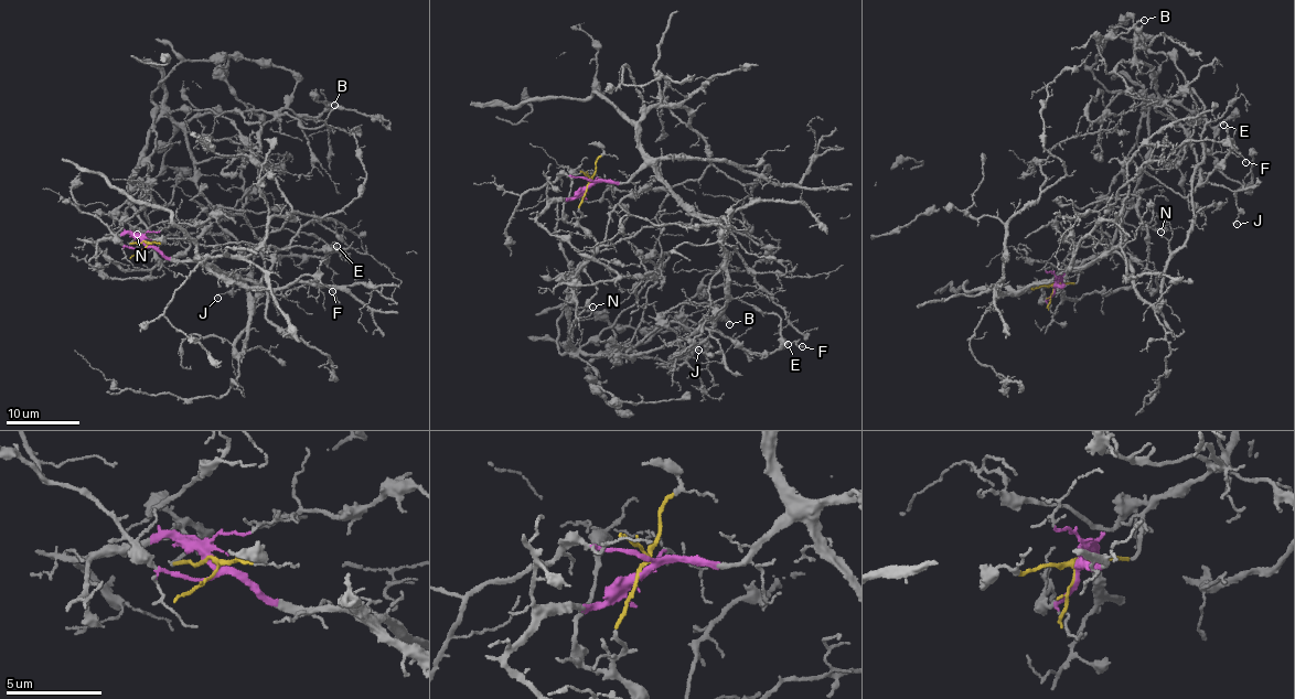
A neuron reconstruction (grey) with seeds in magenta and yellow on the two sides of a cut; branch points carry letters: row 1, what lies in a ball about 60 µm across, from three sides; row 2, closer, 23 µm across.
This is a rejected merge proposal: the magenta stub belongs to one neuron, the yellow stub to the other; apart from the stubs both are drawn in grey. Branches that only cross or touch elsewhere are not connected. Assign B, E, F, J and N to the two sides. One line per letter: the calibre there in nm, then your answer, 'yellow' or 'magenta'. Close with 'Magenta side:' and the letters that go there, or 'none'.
B: 170 nm thick; yellow
E: 150 nm thick; yellow
F: 90 nm thick; yellow
J: 150 nm thick; yellow
N: 110 nm thick; yellow
Magenta side: none

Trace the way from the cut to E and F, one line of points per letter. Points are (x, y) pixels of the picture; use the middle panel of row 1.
E: (590, 182), (579, 222), (596, 246), (565, 314), (576, 351), (625, 357), (704, 330), (750, 352), (788, 344)
F: (590, 182), (579, 222), (596, 246), (565, 314), (576, 351), (625, 357), (704, 330), (750, 352), (801, 347)

